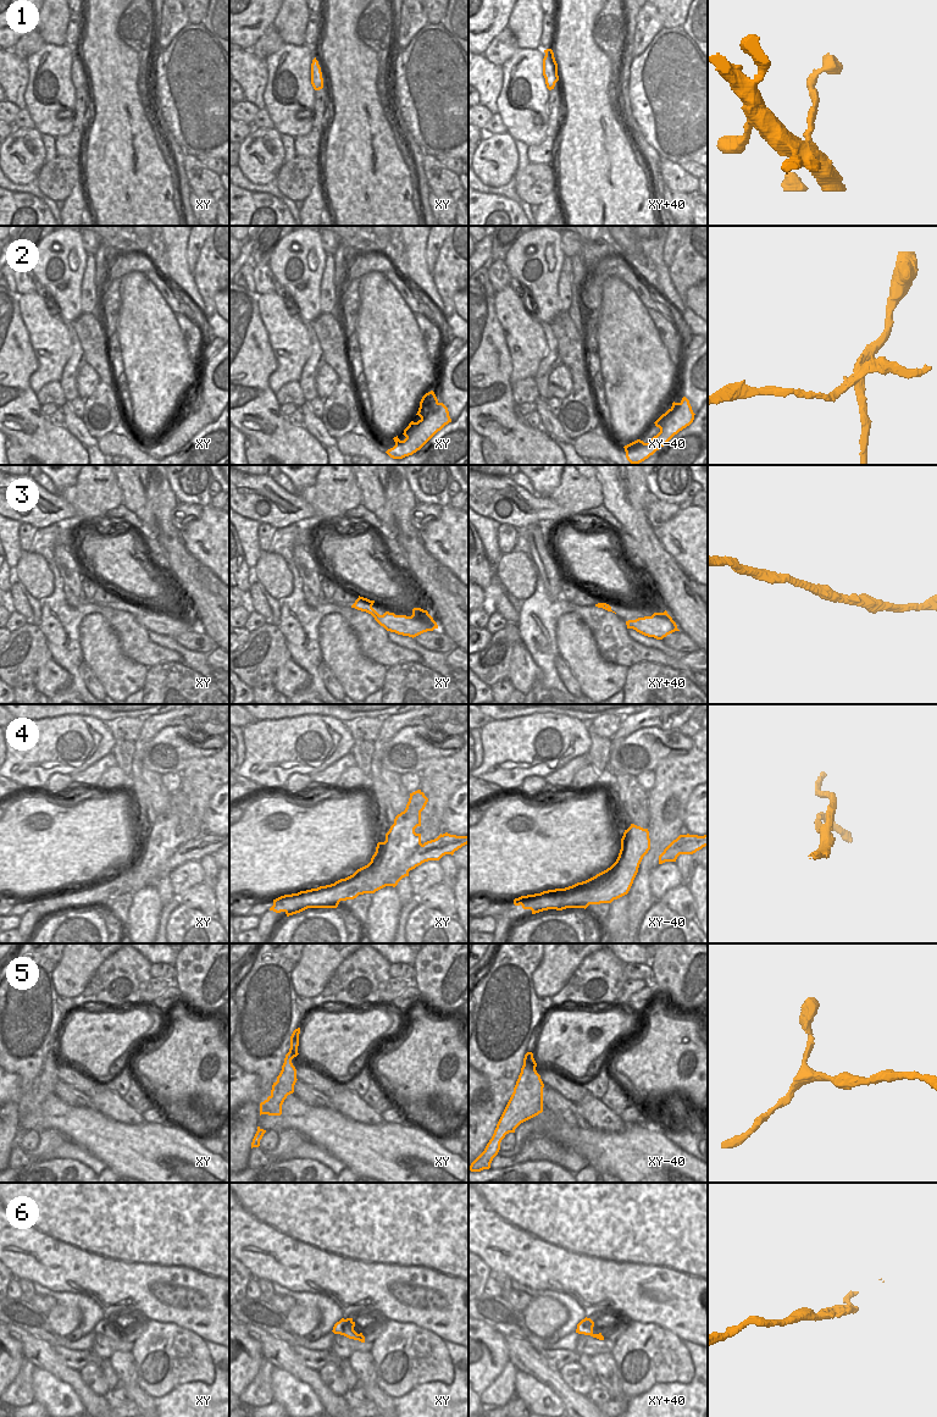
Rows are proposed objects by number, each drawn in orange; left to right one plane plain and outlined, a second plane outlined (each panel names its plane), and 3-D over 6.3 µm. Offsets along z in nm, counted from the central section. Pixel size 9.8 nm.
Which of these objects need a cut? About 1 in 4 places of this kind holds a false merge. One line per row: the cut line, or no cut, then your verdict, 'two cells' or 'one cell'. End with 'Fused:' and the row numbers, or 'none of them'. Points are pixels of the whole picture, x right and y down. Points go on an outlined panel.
1: no cut; one cell
2: cut in xy along (439, 403), (433, 413), (420, 420); two cells
3: no cut; one cell
4: cut in xy-40 along (606, 870), (608, 881), (594, 892), (574, 897), (554, 896); two cells
5: no cut; one cell
6: no cut; one cell
Fused: 2, 4

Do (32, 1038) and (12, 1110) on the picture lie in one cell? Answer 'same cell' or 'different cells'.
same cell

